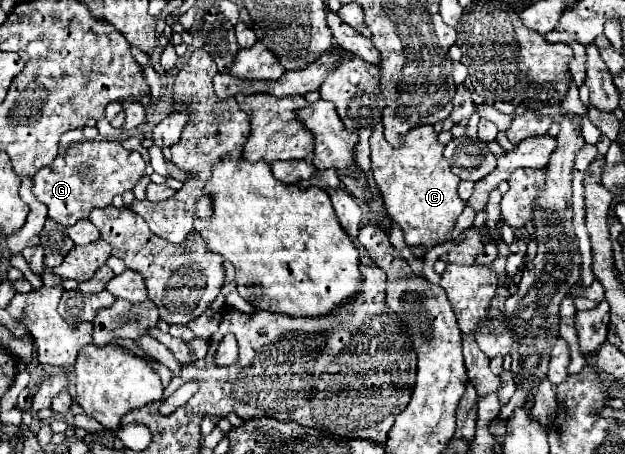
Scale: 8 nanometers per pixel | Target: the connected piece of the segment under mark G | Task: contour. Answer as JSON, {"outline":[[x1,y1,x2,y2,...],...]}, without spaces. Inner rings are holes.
{"outline":[[116,141,72,143,54,159,52,165,34,175,34,195,48,207,50,219,68,227,80,219,88,219,92,209,110,205,114,195,122,195,132,189,144,175,144,169,146,163,142,155,136,151,126,151]]}

